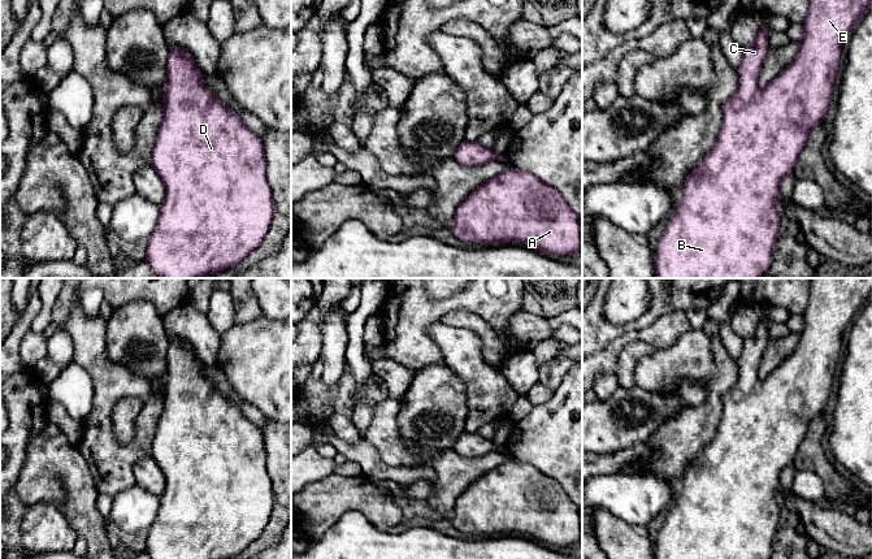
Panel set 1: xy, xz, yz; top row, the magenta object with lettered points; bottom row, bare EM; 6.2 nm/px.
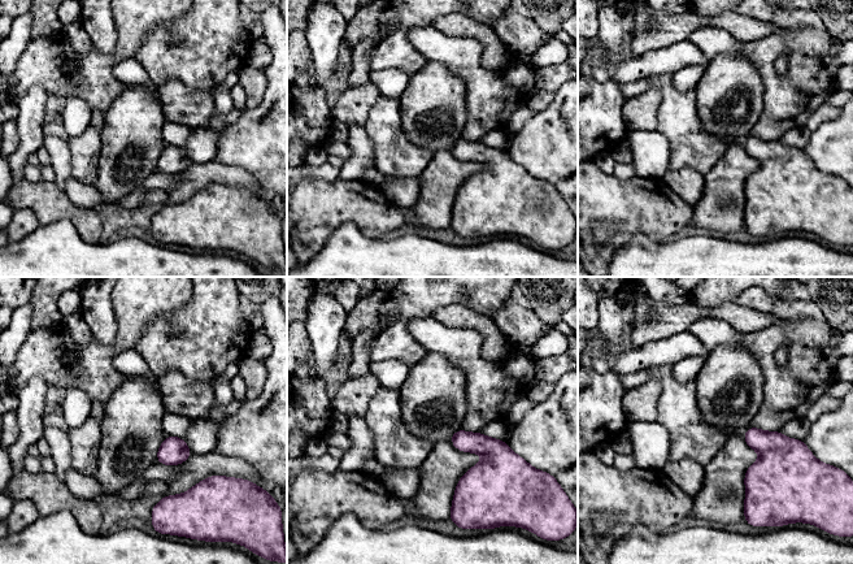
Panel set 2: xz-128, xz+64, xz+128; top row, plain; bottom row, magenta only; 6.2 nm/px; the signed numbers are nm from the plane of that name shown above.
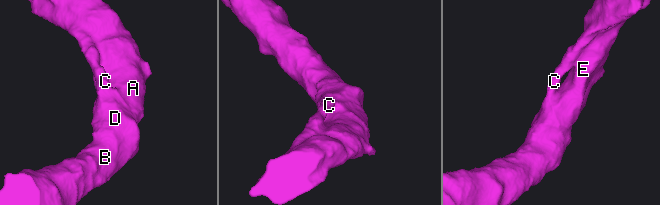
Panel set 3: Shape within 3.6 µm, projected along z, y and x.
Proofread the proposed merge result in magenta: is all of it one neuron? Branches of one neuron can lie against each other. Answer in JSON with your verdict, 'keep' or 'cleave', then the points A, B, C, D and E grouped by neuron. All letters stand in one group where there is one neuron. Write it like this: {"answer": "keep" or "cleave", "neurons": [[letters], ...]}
{"answer": "keep", "neurons": [["A", "B", "C", "D", "E"]]}

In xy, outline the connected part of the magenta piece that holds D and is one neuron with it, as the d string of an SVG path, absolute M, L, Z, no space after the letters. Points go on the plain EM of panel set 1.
M170 337L162 411L151 448L151 458L166 481L165 490L159 497L159 514L149 526L146 543L144 552L151 559L234 559L260 537L276 503L261 429L242 413L238 404L204 378L205 365L199 364L195 358L191 344L186 344L179 337Z

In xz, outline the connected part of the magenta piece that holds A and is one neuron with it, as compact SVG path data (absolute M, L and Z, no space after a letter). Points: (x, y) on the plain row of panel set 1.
M512 458L478 477L456 500L452 525L464 533L528 533L541 543L580 542L578 507L552 477Z

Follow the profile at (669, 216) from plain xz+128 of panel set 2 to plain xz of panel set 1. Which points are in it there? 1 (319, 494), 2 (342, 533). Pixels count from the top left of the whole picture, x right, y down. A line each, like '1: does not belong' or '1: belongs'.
1: belongs
2: does not belong

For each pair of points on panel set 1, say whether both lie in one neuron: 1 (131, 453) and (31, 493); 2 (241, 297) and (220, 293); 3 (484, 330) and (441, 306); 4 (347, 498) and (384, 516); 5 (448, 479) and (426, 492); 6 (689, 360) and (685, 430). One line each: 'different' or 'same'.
1: different
2: different
3: different
4: same
5: different
6: same

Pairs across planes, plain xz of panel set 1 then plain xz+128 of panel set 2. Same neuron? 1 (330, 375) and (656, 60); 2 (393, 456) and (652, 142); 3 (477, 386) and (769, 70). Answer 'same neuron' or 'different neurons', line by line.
1: different neurons
2: different neurons
3: same neuron

